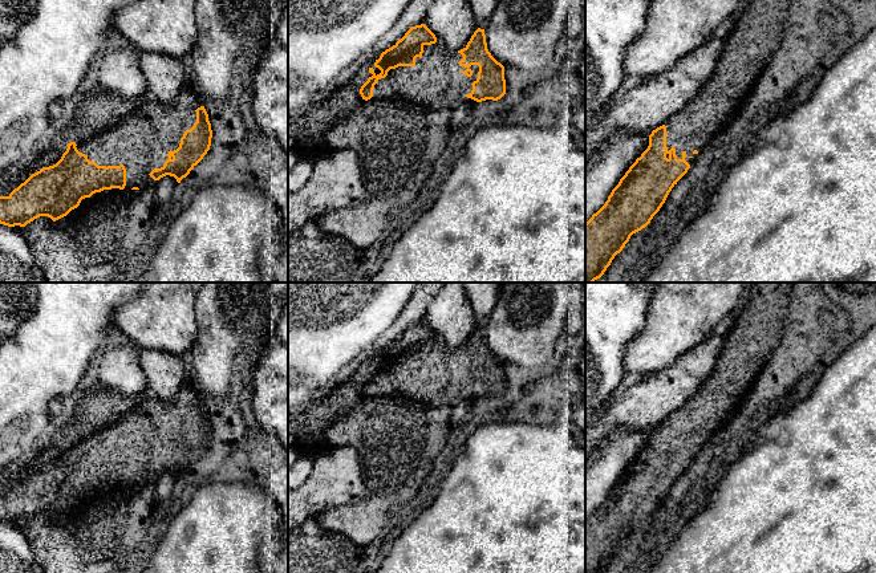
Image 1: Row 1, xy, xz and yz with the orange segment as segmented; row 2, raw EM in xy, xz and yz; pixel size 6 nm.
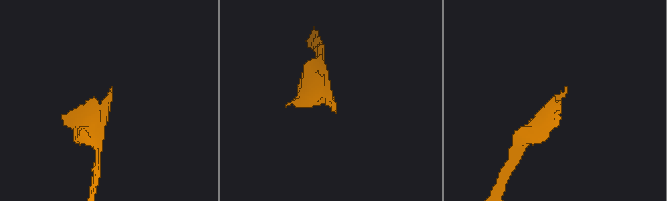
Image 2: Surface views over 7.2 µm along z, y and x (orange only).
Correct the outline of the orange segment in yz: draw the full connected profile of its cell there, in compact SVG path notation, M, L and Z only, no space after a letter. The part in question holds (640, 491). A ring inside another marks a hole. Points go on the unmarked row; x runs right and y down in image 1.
M665 422L652 428L648 446L620 476L605 501L585 520L585 573L603 573L630 533L650 520L672 485L690 466L685 455L686 448L678 456L674 444L666 446Z

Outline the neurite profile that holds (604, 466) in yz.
M615 430L585 458L585 520L608 497L629 464L648 446L648 430Z

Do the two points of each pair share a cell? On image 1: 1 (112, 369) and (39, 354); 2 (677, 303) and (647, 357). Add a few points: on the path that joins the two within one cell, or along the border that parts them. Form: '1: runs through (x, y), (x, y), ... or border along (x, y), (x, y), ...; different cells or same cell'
1: border along (108, 346), (100, 352); different cells
2: runs through (677, 316), (674, 325), (658, 344); same cell

